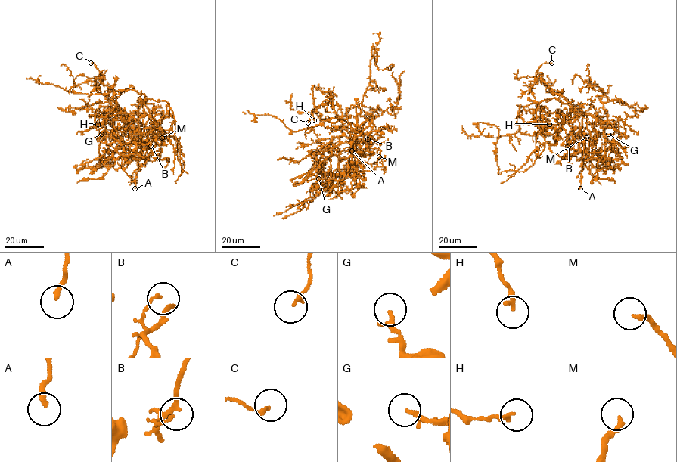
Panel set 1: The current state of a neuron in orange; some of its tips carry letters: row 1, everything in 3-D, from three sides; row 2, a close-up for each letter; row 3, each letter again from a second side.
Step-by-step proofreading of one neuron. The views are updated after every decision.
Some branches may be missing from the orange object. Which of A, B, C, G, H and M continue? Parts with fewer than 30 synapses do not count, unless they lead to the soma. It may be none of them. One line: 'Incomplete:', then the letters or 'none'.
Incomplete: M

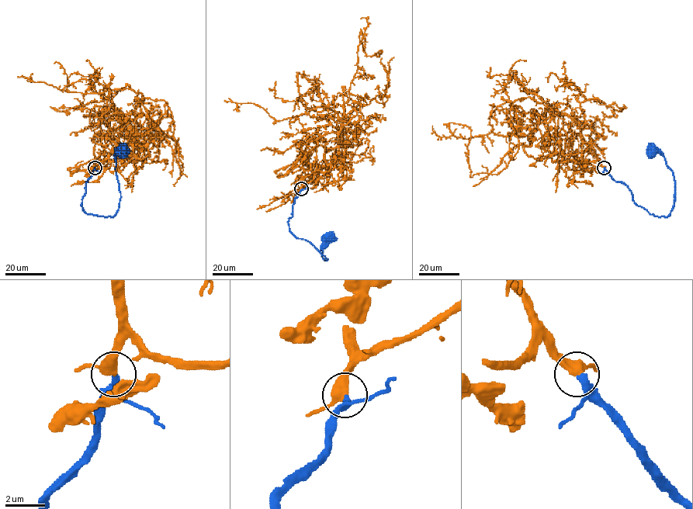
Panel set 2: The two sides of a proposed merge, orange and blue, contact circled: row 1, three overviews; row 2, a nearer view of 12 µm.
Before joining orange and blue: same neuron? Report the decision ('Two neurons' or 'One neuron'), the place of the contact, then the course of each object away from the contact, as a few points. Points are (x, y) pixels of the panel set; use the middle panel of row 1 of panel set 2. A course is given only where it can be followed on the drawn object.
One neuron. Place: (301, 188). Course of orange: (301, 188), (304, 171), (331, 165), (359, 134), (361, 112), (348, 103), (360, 34), (366, 56), (379, 57). Course of blue: (301, 188), (295, 199), (289, 230), (309, 241), (325, 260), (322, 242), (329, 233), (328, 237)

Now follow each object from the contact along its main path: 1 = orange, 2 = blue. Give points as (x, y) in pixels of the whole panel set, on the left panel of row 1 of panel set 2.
1: (95, 167), (95, 146), (147, 115), (154, 126), (142, 136), (157, 126), (173, 152), (172, 177)
2: (95, 167), (93, 174), (86, 182), (81, 209), (88, 214), (113, 216), (120, 198), (115, 154), (122, 153)

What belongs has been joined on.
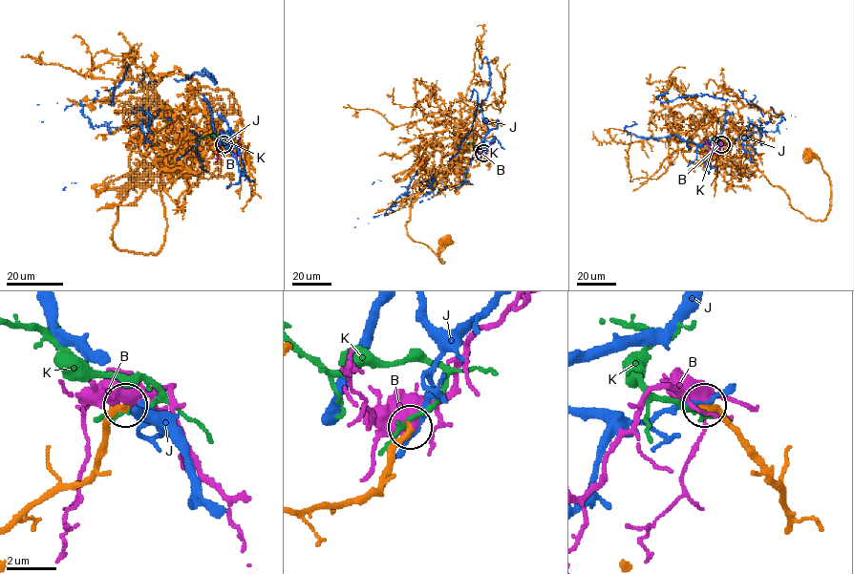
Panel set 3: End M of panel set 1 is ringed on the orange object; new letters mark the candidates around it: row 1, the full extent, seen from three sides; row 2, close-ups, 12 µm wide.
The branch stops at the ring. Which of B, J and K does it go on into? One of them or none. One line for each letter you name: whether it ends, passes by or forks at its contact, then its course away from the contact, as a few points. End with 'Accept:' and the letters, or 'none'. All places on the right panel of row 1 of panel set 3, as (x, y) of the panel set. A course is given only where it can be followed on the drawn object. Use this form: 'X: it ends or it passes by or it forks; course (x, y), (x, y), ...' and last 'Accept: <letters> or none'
B: it ends; course (721, 144), (716, 142), (711, 151), (704, 138)
Accept: B

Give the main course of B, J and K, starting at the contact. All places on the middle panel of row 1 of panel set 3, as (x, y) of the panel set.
B: (483, 154), (494, 141), (494, 137)
J: (483, 154), (483, 140), (465, 179), (455, 185), (418, 197), (401, 194), (368, 223), (357, 218)
K: (482, 154), (484, 148), (466, 143)

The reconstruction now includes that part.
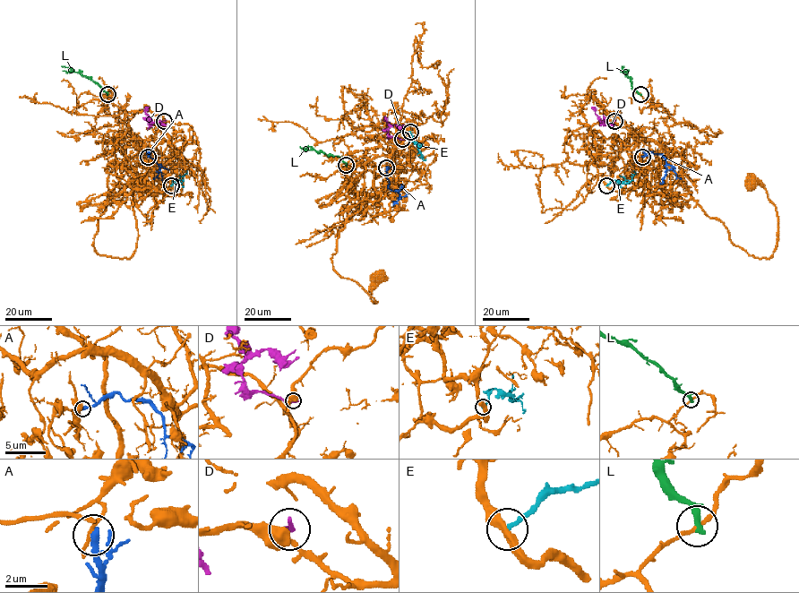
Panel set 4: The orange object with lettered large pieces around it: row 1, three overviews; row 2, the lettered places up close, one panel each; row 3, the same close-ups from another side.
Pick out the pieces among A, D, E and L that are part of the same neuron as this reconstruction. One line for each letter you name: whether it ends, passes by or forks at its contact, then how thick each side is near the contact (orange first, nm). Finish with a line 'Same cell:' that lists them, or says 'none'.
Same cell: none

